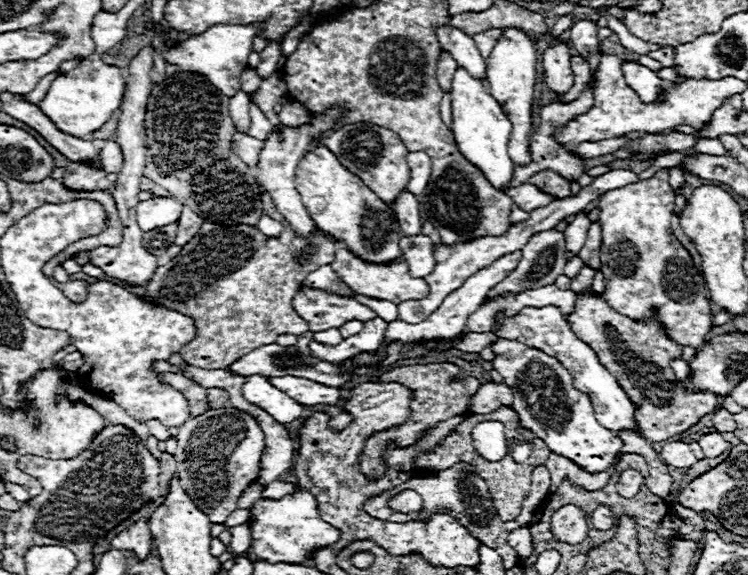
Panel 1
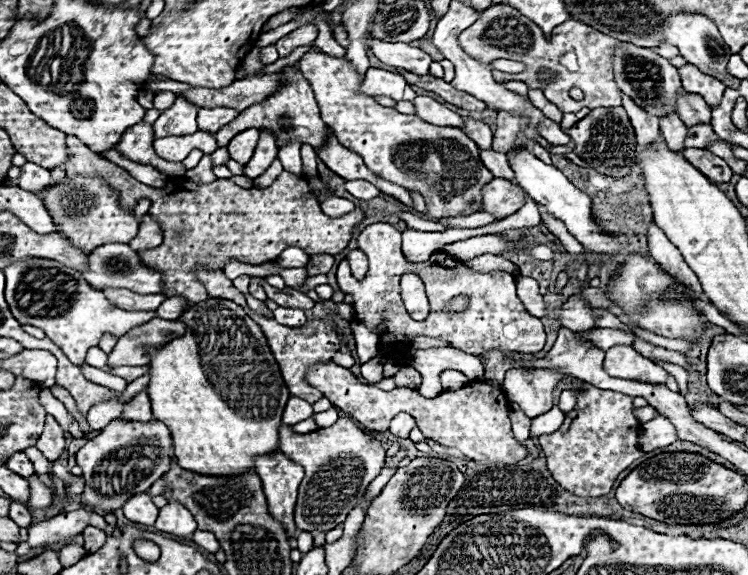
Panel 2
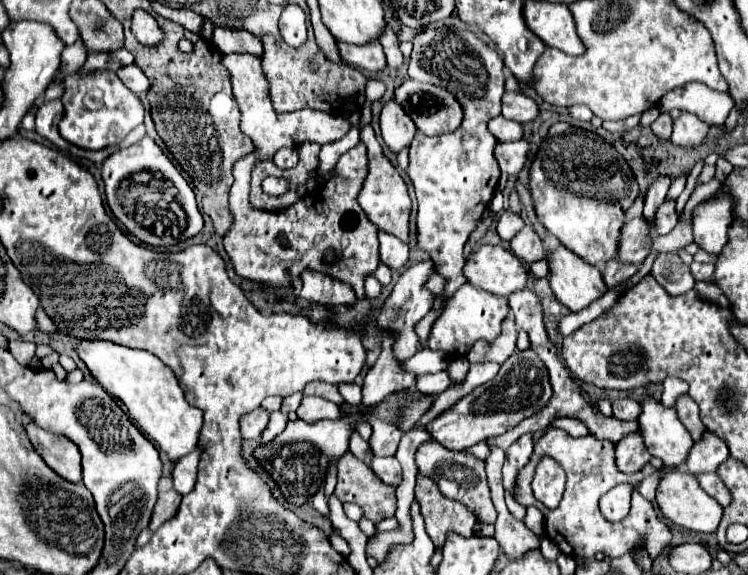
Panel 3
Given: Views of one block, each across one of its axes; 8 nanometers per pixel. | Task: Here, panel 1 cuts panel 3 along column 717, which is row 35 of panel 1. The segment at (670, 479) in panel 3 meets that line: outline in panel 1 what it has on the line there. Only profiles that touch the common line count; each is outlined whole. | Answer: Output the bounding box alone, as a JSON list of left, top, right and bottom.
[486,28,536,164]

